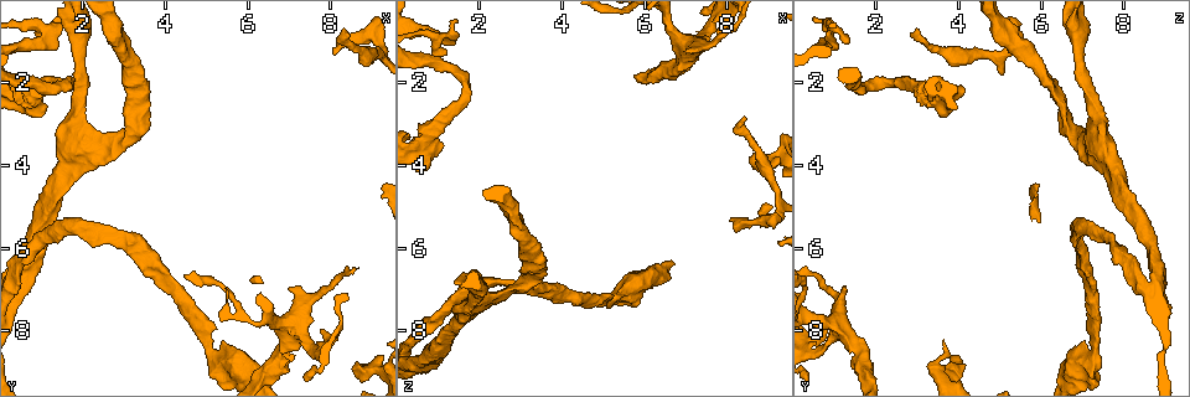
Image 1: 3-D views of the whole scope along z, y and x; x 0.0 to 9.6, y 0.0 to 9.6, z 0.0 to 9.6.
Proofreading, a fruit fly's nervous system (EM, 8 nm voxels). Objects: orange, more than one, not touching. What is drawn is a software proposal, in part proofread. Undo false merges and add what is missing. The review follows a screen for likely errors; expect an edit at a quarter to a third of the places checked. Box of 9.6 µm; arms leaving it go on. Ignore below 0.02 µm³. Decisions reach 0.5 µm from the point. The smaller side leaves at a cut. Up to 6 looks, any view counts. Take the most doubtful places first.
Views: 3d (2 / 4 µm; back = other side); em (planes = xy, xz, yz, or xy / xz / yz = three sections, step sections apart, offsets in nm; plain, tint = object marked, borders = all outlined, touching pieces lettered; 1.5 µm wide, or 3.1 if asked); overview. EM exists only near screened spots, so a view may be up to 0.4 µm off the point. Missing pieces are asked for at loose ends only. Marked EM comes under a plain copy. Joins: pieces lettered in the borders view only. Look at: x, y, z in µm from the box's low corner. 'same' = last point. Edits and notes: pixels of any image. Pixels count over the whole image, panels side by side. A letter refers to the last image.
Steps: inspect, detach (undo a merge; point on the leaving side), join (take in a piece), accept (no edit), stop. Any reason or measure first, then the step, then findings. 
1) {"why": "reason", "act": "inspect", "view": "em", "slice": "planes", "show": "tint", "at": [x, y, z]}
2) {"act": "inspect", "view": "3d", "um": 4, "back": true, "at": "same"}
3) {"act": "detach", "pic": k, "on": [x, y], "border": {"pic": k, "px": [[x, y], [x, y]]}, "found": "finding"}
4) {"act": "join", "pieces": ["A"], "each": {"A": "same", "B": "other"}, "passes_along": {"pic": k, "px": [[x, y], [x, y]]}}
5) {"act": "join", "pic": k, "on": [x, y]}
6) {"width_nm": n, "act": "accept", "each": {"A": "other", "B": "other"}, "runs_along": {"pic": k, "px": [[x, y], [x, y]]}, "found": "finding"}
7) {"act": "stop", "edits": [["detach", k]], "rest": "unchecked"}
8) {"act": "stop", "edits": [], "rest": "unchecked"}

{"act": "inspect", "view": "3d", "um": 4, "at": [8.40, 0.95, 2.90]}

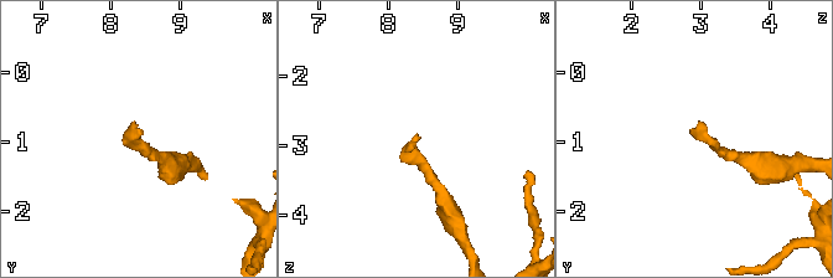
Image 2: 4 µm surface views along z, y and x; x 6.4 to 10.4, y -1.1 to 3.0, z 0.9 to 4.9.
{"act": "inspect", "view": "em", "slice": "xy", "step": 8, "show": "borders", "at": [8.45, 0.90, 2.85]}

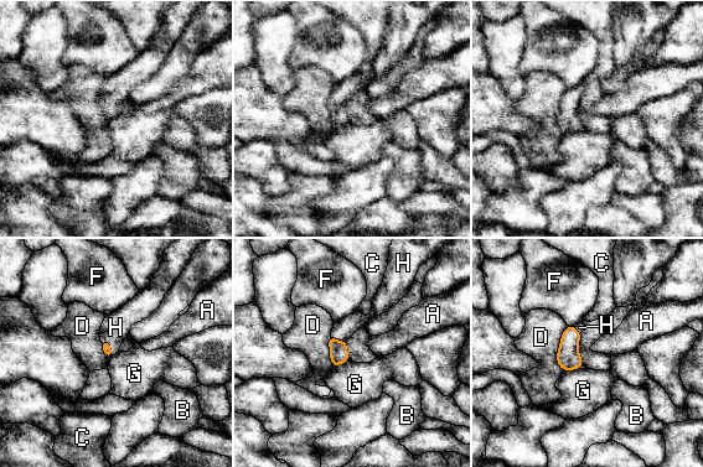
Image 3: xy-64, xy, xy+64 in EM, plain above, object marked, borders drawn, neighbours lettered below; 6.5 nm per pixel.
{"longest_contact_nm": ["D", 300], "act": "join", "pieces": ["H"], "each": {"A": "other", "B": "other", "C": "other", "D": "other", "F": "other", "G": "other", "H": "same"}, "passes_along": {"pic": 3, "px": [[106, 346], [109, 346], [115, 327]]}, "found": "it goes on there"}

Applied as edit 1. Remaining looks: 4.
{"act": "inspect", "view": "overview"}

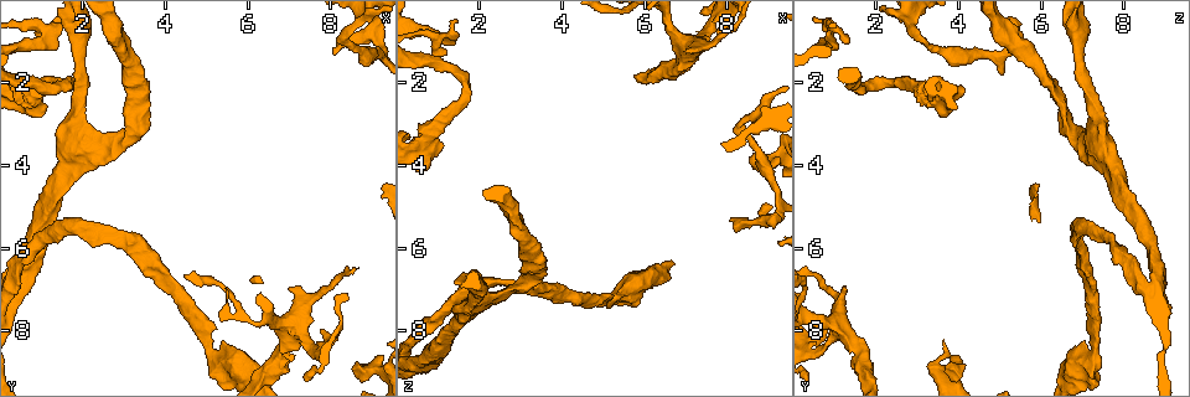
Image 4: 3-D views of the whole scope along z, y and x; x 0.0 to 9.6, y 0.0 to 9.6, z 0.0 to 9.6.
{"why": "an open end", "act": "inspect", "view": "em", "slice": "planes", "show": "tint", "at": [6.95, 6.95, 1.20]}

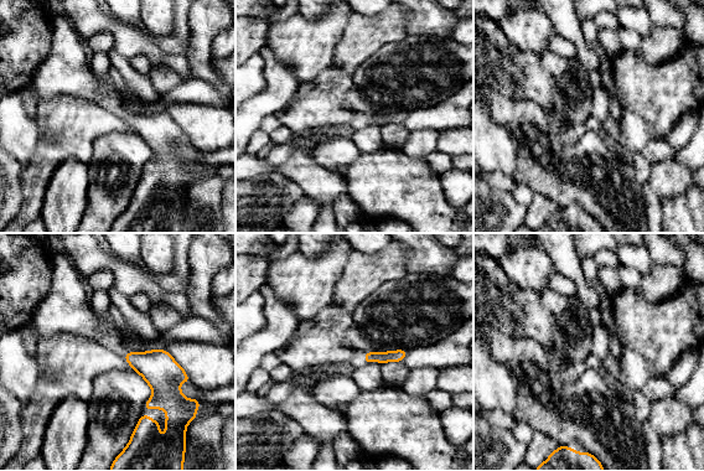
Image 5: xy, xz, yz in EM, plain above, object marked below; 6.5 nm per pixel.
{"act": "inspect", "view": "em", "slice": "planes", "show": "borders", "at": "same"}

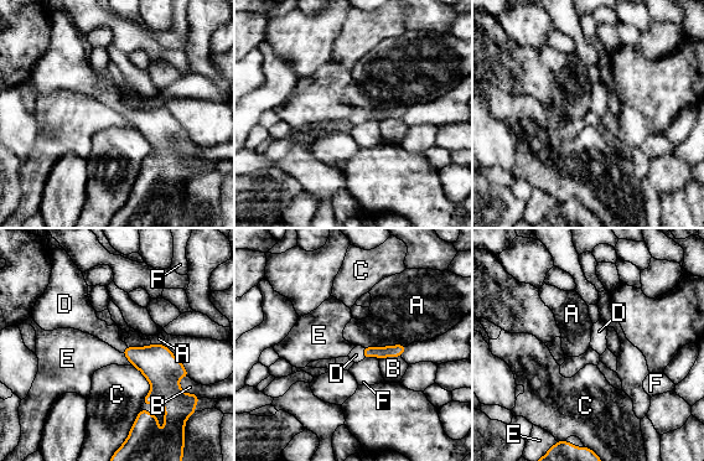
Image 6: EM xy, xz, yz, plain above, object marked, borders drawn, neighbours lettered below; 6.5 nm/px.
{"act": "join", "pieces": ["D"], "each": {"A": "other", "B": "other", "C": "other", "D": "same", "E": "other", "F": "other"}, "passes_along": {"pic": 6, "px": [[391, 351], [363, 353], [356, 355]]}, "found": "it goes on there"}

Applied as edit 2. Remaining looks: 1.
{"act": "stop", "edits": [["join", 3], ["join", 6]], "rest": "unchecked"}

